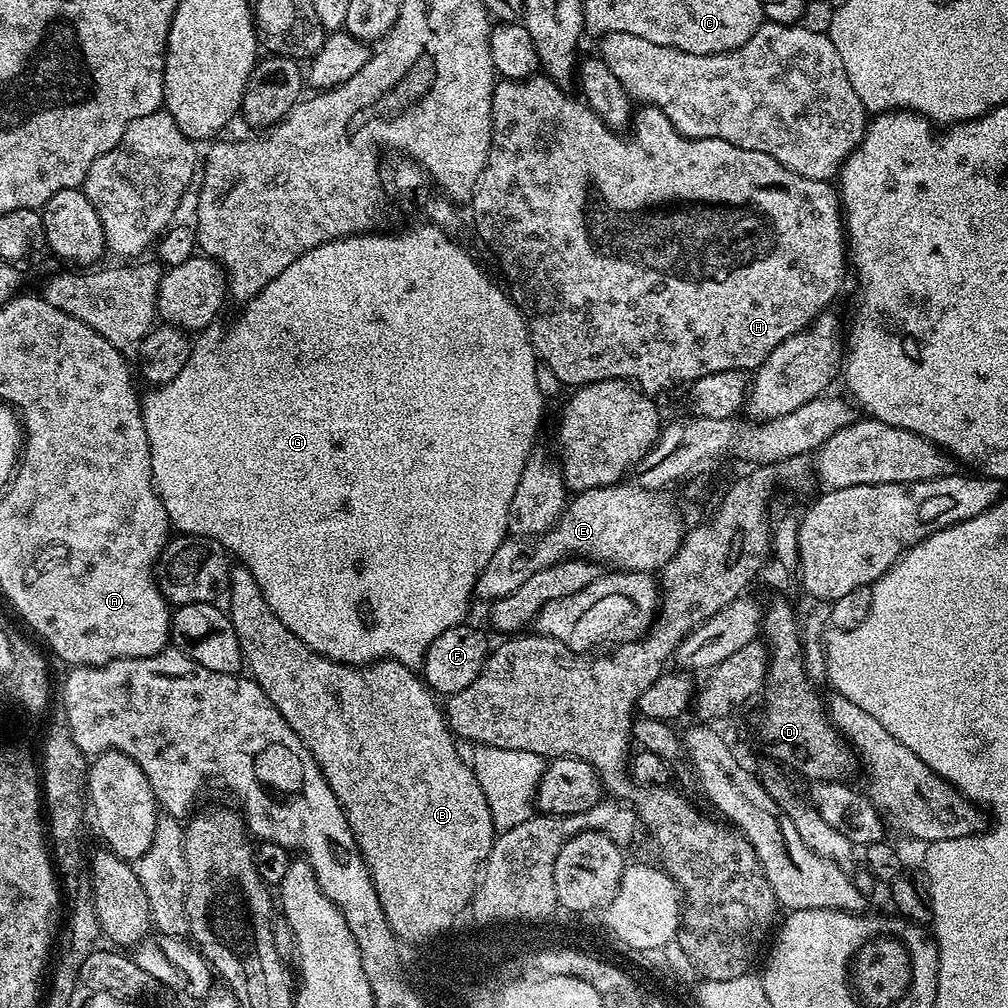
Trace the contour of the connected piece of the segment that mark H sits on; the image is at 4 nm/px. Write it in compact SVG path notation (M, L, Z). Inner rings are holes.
M533 74L523 80L501 79L492 90L492 141L488 160L470 197L476 232L488 243L509 280L507 291L528 321L537 357L562 383L583 386L595 380L627 380L637 385L645 396L656 398L671 386L672 380L691 382L722 370L755 370L774 346L808 327L831 305L828 303L844 284L850 249L846 243L840 194L829 181L803 176L782 166L770 154L734 146L729 140L683 136L662 110L651 106L641 107L641 112L639 109L635 113L630 125L632 137L624 141L620 137L623 135L608 128L583 99L573 96L543 74ZM587 300L592 303L589 308L584 305Z

